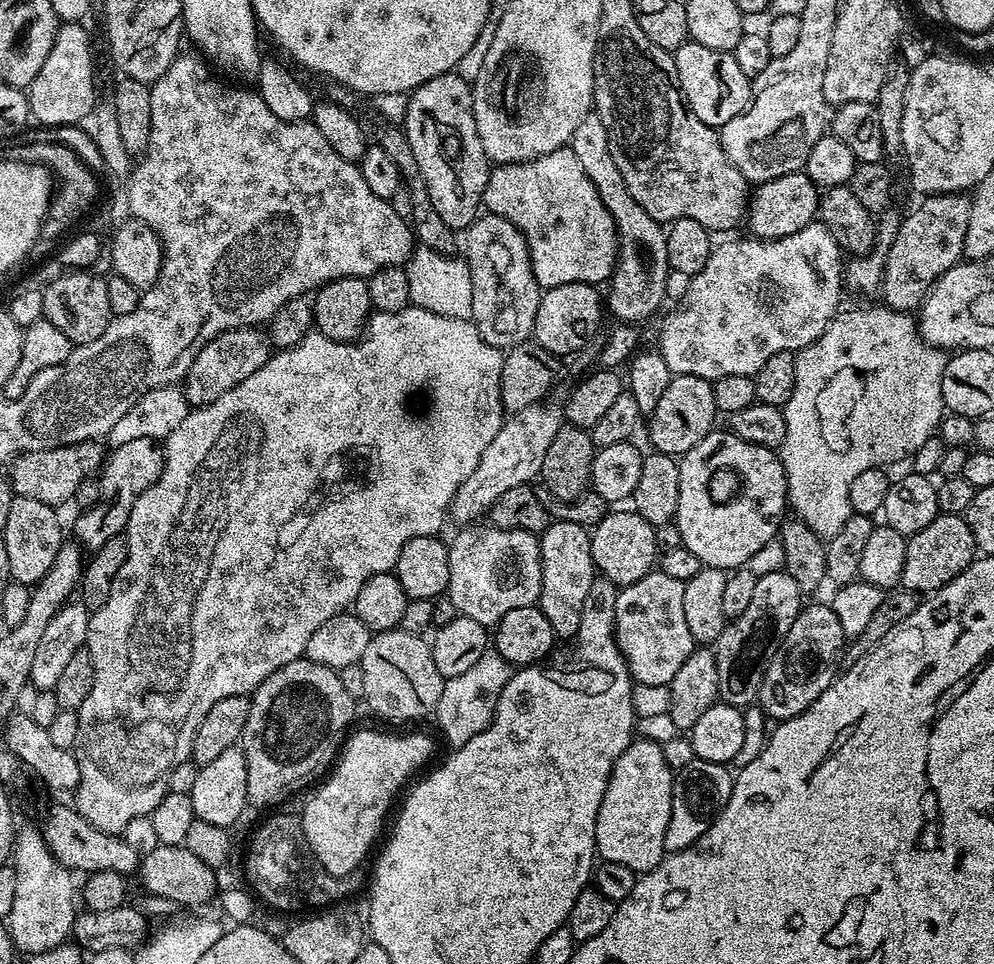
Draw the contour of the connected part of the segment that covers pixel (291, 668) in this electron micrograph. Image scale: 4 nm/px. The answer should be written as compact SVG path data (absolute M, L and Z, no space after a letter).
M307 658L274 670L274 674L266 677L251 693L250 699L252 705L246 718L242 747L246 758L246 794L249 805L254 809L264 808L282 799L287 792L302 787L304 780L319 772L324 774L329 771L338 755L342 737L349 731L348 723L356 712L357 701L346 690L346 686L342 686L342 678L337 669L327 668Z

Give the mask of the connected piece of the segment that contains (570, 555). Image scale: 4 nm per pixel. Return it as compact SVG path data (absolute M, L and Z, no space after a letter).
M553 519L539 533L540 557L542 558L542 590L538 606L550 622L558 638L576 635L585 611L584 603L593 595L592 583L598 580L596 563L592 557L592 537L589 529L578 522Z

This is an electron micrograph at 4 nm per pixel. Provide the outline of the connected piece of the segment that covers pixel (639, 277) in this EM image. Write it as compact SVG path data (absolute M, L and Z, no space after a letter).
M595 110L586 113L582 118L582 122L578 122L578 130L574 130L570 147L574 158L578 158L578 166L582 166L586 178L590 178L590 182L594 182L594 186L604 203L604 208L610 210L610 214L614 218L618 259L616 269L613 270L610 277L612 289L609 290L608 296L606 292L607 311L609 308L620 319L617 321L640 322L636 320L644 320L647 316L652 316L659 310L660 303L663 302L664 295L668 292L670 269L668 266L668 255L666 254L665 229L662 227L661 221L650 218L650 214L646 214L646 210L642 210L642 206L638 206L638 202L634 202L630 190L626 190L626 182L622 178L622 170L618 170L618 166L612 157L606 122L602 122L602 118Z

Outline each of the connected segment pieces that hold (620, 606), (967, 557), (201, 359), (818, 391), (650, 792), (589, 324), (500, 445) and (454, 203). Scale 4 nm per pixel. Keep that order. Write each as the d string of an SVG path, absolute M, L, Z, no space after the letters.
M653 570L643 576L638 582L619 589L620 597L614 600L614 613L616 616L616 645L628 665L629 673L637 685L649 684L656 688L659 684L668 686L678 672L680 660L668 660L675 648L680 648L684 640L689 639L686 626L686 610L684 609L684 581L670 578L670 574Z
M938 515L934 522L930 522L930 526L926 526L926 530L918 530L918 534L907 537L907 542L902 584L905 589L917 594L935 592L937 588L962 574L962 570L966 570L978 556L974 534L963 515Z
M256 326L235 328L206 342L206 346L198 350L187 376L182 381L182 391L188 397L189 405L203 406L222 398L226 390L238 386L238 382L257 372L268 361L269 355L269 337Z
M879 307L837 314L813 344L795 353L794 390L782 405L786 438L780 443L778 455L786 474L791 511L796 511L793 513L821 538L838 534L842 522L853 515L850 486L862 470L884 468L895 460L907 461L939 429L946 415L942 374L949 357L924 343L917 321L909 313Z
M647 738L633 739L628 749L614 761L596 819L596 852L600 860L630 866L637 874L653 872L663 862L673 775L661 745Z
M567 284L547 289L538 302L538 314L534 314L532 336L535 343L561 358L571 357L588 345L601 331L602 296L596 292L599 291L590 284Z
M541 402L531 404L522 410L511 413L504 425L494 434L490 446L482 450L482 458L478 458L478 466L474 466L474 474L458 486L456 497L452 499L451 519L456 519L460 526L468 526L479 516L483 517L506 490L514 490L514 486L531 485L540 474L542 458L546 458L546 449L554 442L554 434L562 426L562 408L559 403Z
M453 70L438 78L430 78L430 82L414 89L407 97L408 105L405 108L402 127L410 142L410 150L414 150L418 170L422 170L422 182L430 194L430 202L434 202L434 210L438 210L446 226L453 230L467 230L477 216L481 215L490 161L484 153L482 138L478 138L478 126L472 105L472 84L464 81L458 73L459 71Z

